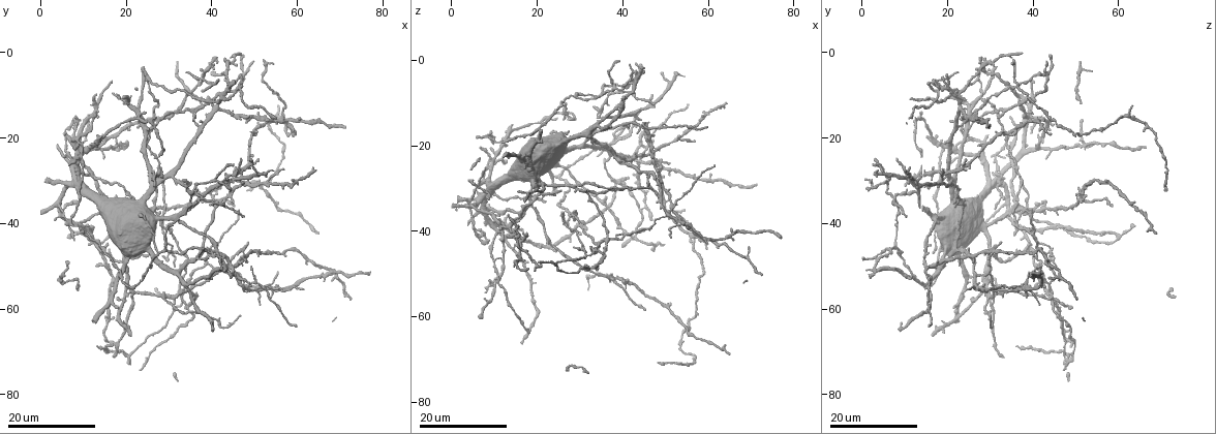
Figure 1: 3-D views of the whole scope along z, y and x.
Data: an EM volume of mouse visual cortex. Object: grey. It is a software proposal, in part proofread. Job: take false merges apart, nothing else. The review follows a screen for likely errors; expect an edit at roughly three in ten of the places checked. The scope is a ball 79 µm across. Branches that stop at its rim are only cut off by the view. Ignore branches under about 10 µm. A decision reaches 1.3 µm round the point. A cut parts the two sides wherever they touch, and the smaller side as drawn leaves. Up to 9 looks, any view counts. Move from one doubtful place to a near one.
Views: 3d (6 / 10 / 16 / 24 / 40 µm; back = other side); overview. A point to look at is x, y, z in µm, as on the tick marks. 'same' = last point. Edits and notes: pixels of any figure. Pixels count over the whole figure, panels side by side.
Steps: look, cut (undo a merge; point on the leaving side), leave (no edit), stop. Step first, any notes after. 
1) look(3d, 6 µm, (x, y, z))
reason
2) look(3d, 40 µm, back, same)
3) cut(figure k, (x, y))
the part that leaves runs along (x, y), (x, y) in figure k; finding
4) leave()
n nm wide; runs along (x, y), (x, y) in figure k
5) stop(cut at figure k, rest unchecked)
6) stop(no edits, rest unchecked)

look(3d, 16 µm, (12.0, 40.5, 46.5))
two arms in line, one across

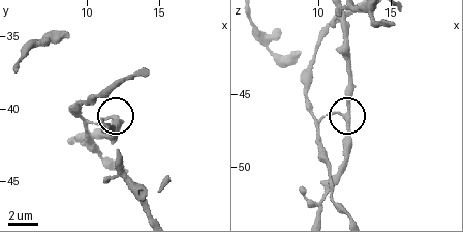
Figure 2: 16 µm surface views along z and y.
look(3d, 6 µm, (11.8, 40.6, 46.4))

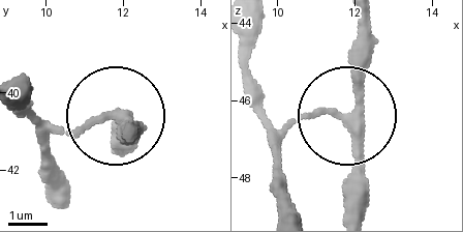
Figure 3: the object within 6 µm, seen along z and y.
look(3d, 6 µm, back, (12.05, 40.65, 46.50))
from behind

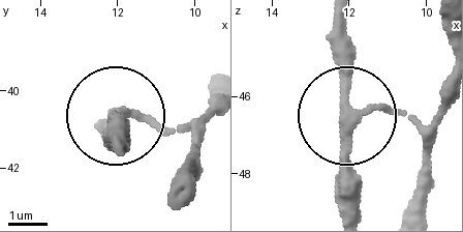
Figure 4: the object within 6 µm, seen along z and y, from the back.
leave()
side arm 17 µm; 3 arms; all the same neuron

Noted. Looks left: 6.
look(3d, 24 µm, (29.0, 57.0, 29.5))
four or more arms meet

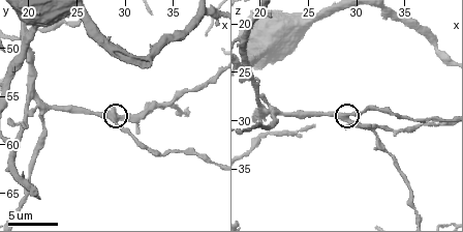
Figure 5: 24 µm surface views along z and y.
look(3d, 6 µm, (29.2, 57.6, 29.4))

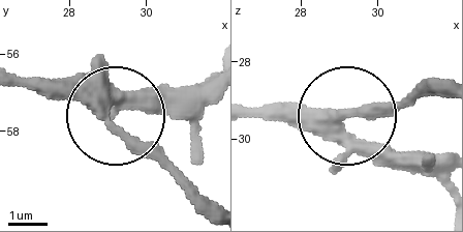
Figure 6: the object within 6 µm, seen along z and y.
leave()
360 nm wide; runs along (21, 76), (80, 86), (205, 211) in figure 6; continuous, no second neuron

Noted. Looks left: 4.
look(3d, 24 µm, (28.0, 28.5, 37.0))
two arms in line, one across

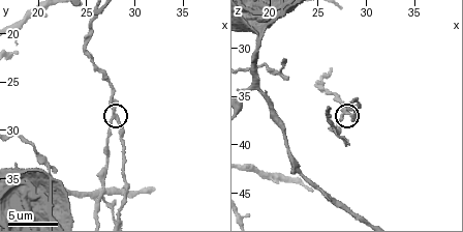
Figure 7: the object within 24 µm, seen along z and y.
look(3d, 10 µm, (27.6, 29.0, 36.8))

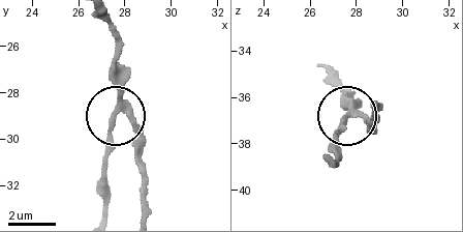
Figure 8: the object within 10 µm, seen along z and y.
leave()
220 nm wide; continuous, no second neuron

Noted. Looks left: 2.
look(3d, 16 µm, (56.5, 15.0, 44.0))
three arms meet

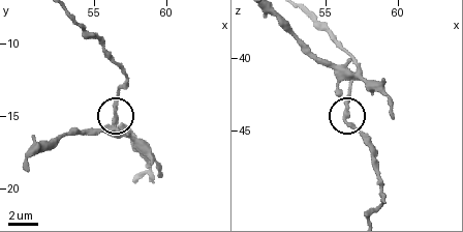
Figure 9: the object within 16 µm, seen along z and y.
look(3d, 10 µm, (56.4, 15.0, 43.6))
zoom in

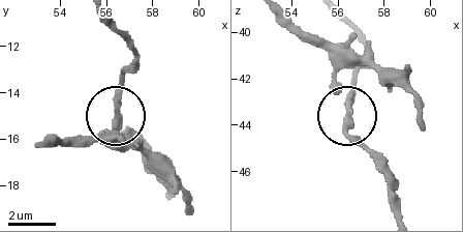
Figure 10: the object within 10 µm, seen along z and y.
leave()
3 arms; runs along (295, 22), (332, 63), (348, 115), (353, 71) in figure 10; continuous, no second neuron

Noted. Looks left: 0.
stop(no edits, rest unchecked)

